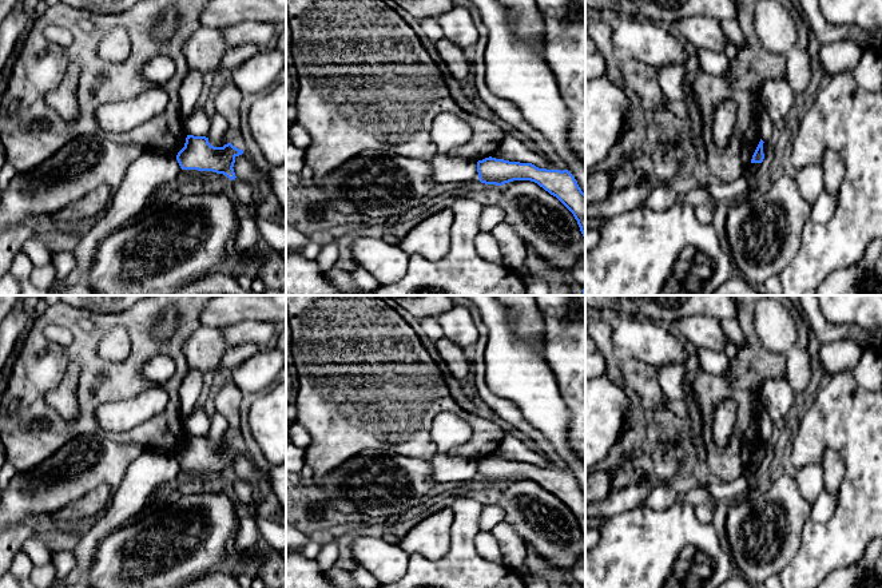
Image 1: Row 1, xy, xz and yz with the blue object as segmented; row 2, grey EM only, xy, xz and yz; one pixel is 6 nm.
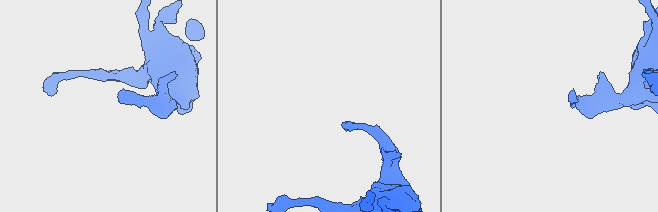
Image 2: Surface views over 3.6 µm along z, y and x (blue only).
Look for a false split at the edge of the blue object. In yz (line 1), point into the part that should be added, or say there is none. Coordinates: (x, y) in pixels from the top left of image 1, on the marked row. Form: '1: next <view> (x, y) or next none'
1: next none

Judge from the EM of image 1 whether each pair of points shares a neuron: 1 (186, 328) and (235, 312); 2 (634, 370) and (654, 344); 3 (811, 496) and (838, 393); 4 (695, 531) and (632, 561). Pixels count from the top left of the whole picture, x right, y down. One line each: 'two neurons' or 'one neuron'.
1: two neurons
2: two neurons
3: two neurons
4: one neuron

